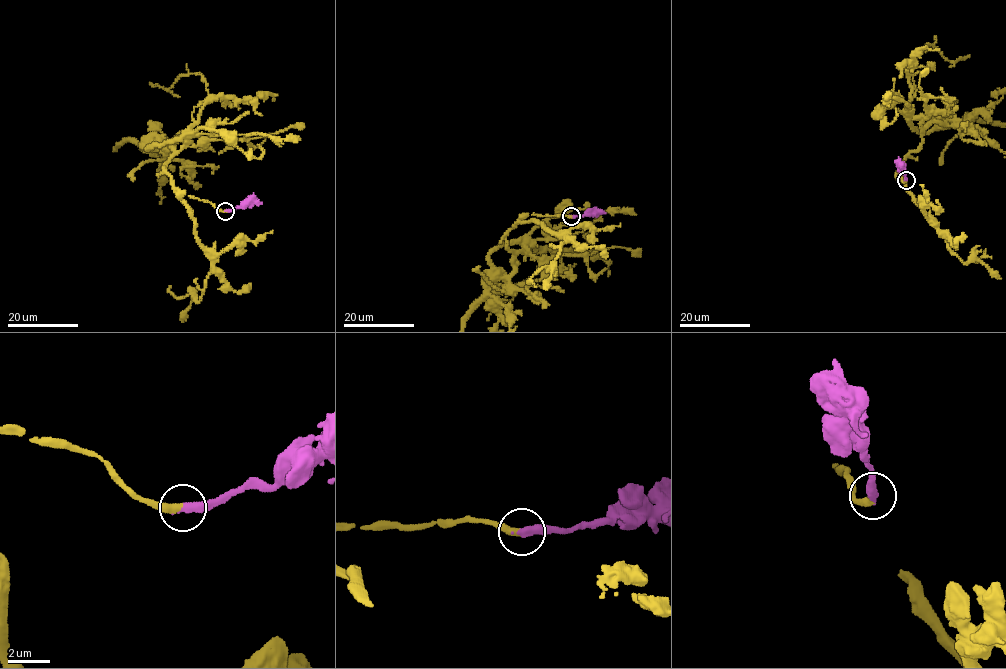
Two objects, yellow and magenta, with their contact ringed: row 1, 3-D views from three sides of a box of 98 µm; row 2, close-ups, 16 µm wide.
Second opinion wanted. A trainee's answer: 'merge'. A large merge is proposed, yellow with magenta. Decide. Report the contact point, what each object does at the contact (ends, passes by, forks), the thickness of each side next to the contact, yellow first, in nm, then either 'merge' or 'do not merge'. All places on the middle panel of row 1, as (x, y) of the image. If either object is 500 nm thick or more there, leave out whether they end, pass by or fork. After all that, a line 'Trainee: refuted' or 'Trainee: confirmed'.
(571, 216) | yellow ends | magenta ends | 380/440 nm | merge
Trainee: confirmed

